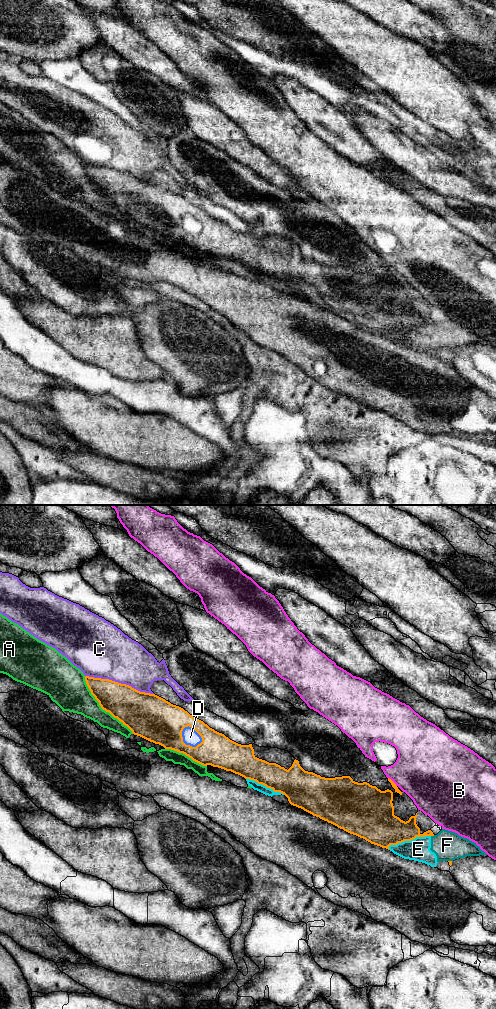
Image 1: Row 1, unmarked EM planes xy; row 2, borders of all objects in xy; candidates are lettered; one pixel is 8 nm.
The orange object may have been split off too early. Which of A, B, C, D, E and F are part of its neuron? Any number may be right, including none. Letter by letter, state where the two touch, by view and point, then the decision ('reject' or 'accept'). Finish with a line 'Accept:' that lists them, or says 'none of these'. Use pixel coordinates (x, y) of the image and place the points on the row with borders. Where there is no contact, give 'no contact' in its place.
A: contact xy (102, 708); reject
B: contact xy (393, 782); reject
C: contact xy (119, 683); reject
D: contact xy (194, 729); accept
E: contact xy (408, 840); reject
F: contact xy (432, 835); reject
Accept: D

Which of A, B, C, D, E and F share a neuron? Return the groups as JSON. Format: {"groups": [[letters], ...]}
{"groups": [["A"], ["B"], ["C"], ["D"], ["E", "F"]]}

